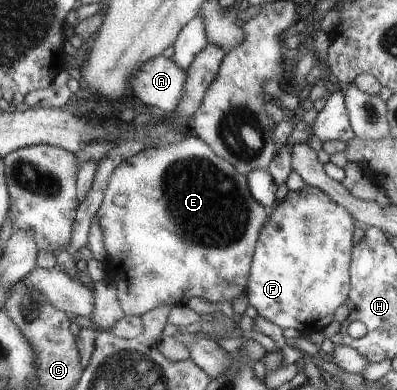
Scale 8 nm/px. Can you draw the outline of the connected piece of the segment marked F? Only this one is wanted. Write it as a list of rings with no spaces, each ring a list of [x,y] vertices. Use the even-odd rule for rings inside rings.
[[[312,186],[303,187],[300,191],[289,190],[287,196],[271,211],[269,219],[264,224],[262,231],[259,233],[257,246],[254,252],[253,264],[250,266],[249,288],[246,290],[249,305],[257,310],[261,318],[267,319],[271,324],[277,325],[281,330],[290,328],[291,332],[295,329],[302,335],[307,333],[317,333],[322,331],[323,327],[327,327],[333,321],[333,313],[339,305],[343,305],[347,301],[349,294],[349,263],[351,262],[351,251],[353,250],[353,231],[355,231],[354,217],[350,211],[334,202],[329,195],[322,190]]]

